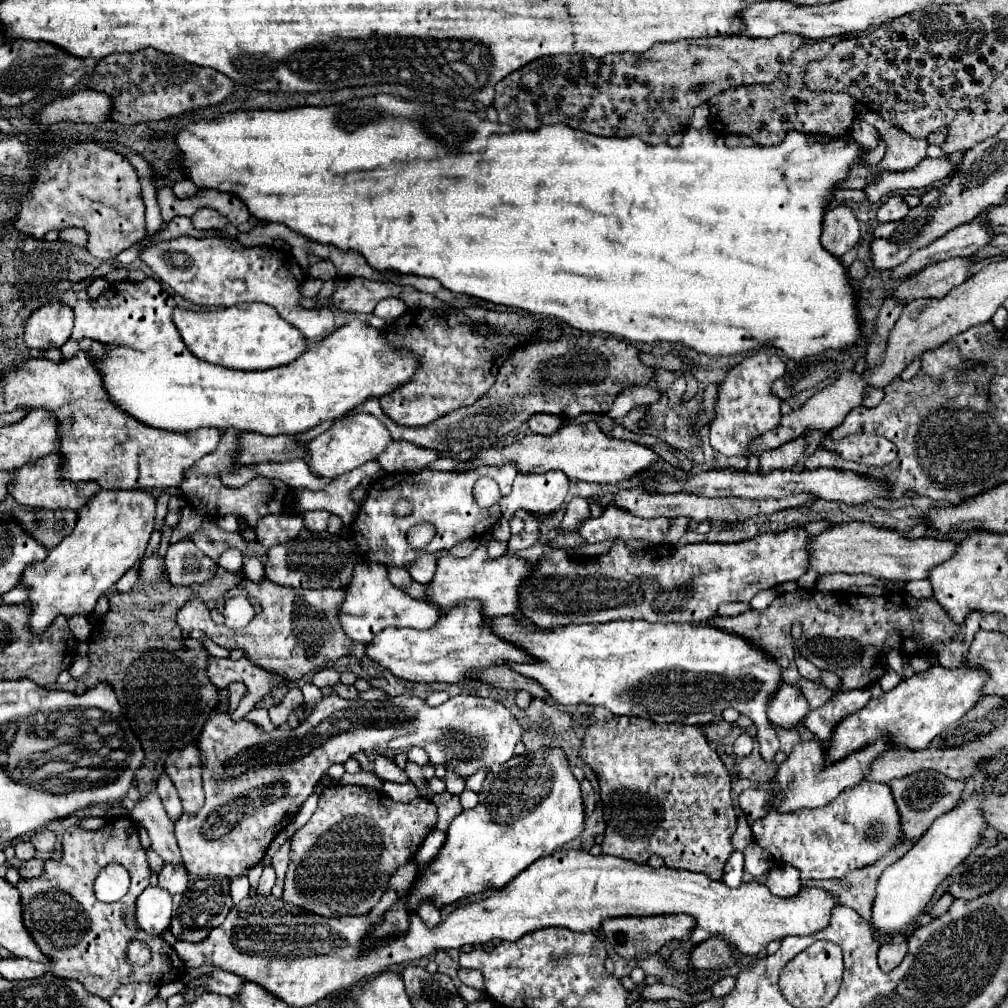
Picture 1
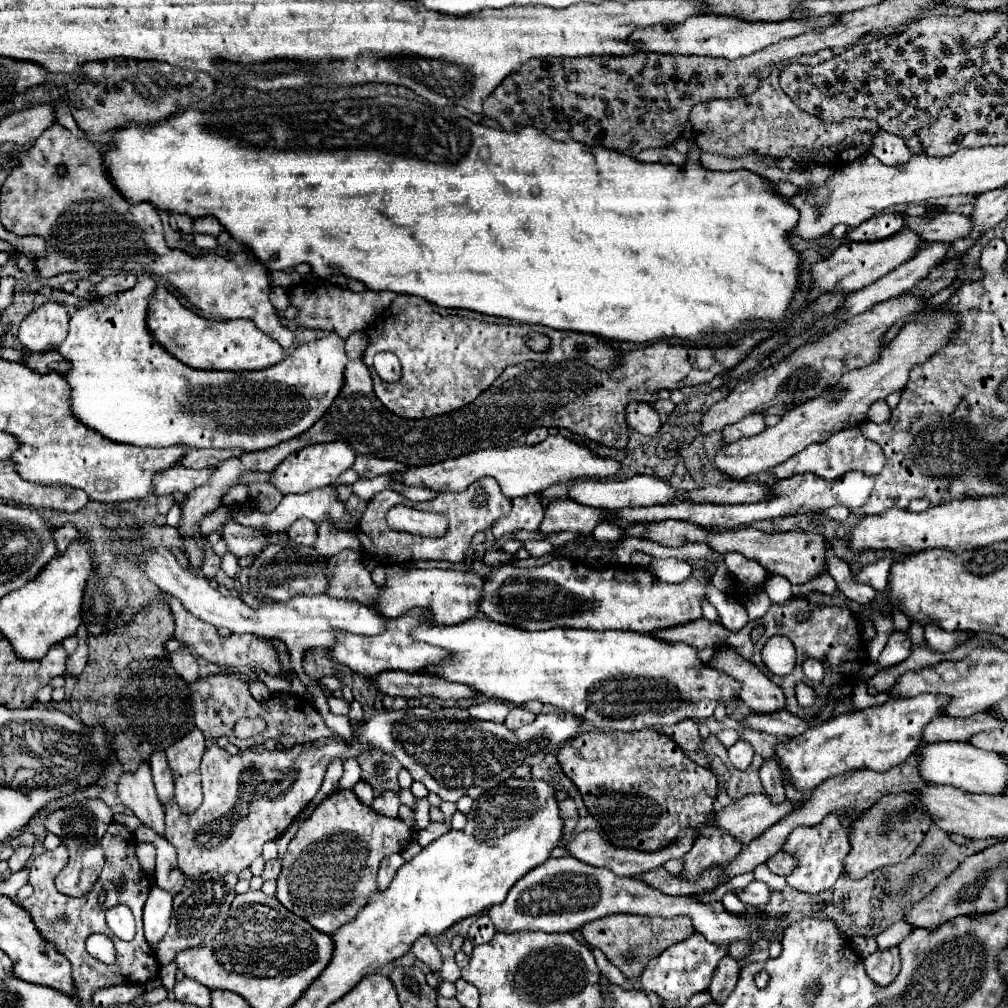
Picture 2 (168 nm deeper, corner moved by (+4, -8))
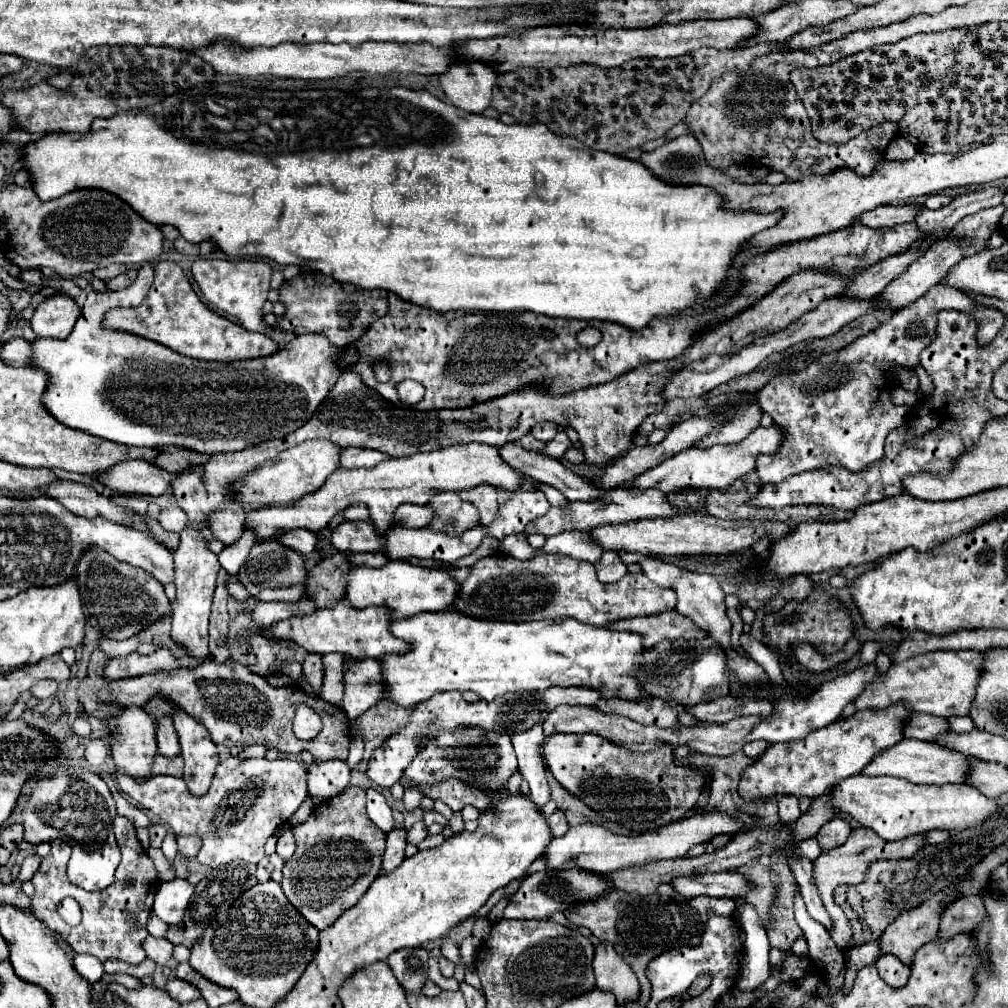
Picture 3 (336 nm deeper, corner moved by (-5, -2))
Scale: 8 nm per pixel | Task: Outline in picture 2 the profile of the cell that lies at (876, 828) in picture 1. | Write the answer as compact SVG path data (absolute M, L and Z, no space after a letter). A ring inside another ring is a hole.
M828 816L828 820L822 820L822 824L810 826L810 828L796 828L788 840L784 842L784 852L792 854L800 864L798 868L786 876L788 886L798 888L808 894L818 894L822 890L828 890L834 886L834 882L844 872L844 856L850 852L848 844L848 828L840 828L840 820L836 816Z

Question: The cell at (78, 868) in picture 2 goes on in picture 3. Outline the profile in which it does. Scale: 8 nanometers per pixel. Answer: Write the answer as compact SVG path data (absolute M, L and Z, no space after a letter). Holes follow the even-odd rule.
M63 762L45 764L29 782L31 798L23 808L25 840L32 845L61 838L71 846L71 860L67 864L69 882L83 890L103 890L115 880L121 852L113 836L113 818L117 816L115 800L105 780L85 768L69 768Z

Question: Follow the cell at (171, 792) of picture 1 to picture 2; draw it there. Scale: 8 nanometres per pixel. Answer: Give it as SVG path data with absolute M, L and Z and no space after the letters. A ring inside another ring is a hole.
M156 750L150 754L150 768L152 768L152 778L158 790L160 802L168 802L174 796L174 782L172 782L172 772L166 760L166 754Z

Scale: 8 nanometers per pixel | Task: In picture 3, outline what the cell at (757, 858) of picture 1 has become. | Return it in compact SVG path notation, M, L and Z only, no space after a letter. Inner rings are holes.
M799 888L795 892L795 920L799 924L799 928L805 934L807 946L809 946L809 958L825 972L827 980L833 986L843 986L843 978L845 978L845 954L835 946L835 942L831 940L829 932L823 930L823 926L819 922L815 922L807 910L805 910L805 902L799 894Z

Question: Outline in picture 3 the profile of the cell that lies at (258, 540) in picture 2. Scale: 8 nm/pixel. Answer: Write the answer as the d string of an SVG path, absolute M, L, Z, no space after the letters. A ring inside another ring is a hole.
M231 504L229 508L221 508L219 512L215 512L209 520L215 538L221 540L225 546L237 542L245 532L245 514L247 512L237 504Z

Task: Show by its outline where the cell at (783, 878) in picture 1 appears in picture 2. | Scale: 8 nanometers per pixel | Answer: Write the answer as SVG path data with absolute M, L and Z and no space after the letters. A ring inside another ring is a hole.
M752 880L746 888L738 890L736 896L740 896L740 900L742 900L746 906L756 908L756 906L760 906L760 904L766 904L766 900L768 900L768 896L770 896L770 888L768 888L764 882L760 882L760 880Z

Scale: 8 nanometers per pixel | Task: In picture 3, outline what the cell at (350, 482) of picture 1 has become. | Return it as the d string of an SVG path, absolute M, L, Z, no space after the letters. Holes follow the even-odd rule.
M245 532L239 542L235 542L233 546L225 546L225 550L219 554L219 562L227 570L227 574L231 574L231 576L239 574L245 558L249 556L249 550L253 548L255 542L257 542L257 534Z

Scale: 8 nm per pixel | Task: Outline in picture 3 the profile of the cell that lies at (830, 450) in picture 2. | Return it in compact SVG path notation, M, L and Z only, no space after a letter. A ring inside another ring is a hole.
M937 284L933 286L927 294L923 294L919 300L915 300L913 304L901 308L895 316L891 316L887 322L883 322L877 330L869 332L867 336L857 338L853 344L845 346L839 352L833 354L823 354L817 358L817 362L813 362L807 370L803 370L801 374L793 374L793 376L775 376L773 382L765 384L757 394L757 402L759 408L767 414L771 414L773 422L781 424L787 430L785 442L781 444L777 454L771 456L759 456L757 458L757 474L761 484L769 484L769 482L783 482L785 478L805 472L805 470L817 470L817 468L829 468L829 466L841 466L847 468L851 472L859 472L863 468L867 468L873 462L879 462L885 456L885 438L887 434L901 426L901 422L905 420L909 408L903 406L895 406L889 400L889 390L893 382L891 376L891 366L903 366L903 368L913 368L919 364L919 354L921 350L933 340L935 336L935 326L937 326L937 312L939 310L963 310L963 312L973 312L977 322L979 322L979 342L991 342L993 336L999 332L999 328L1003 326L1003 314L993 310L993 308L985 308L975 304L973 300L969 300L963 292L953 290L951 286L945 284Z

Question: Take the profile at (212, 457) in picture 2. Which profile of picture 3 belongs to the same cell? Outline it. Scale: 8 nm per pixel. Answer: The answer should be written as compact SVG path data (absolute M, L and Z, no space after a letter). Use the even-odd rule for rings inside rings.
M169 446L169 448L159 448L161 454L153 460L153 464L165 468L165 470L185 470L191 466L203 466L211 460L209 454L201 454L195 450L187 450L187 448L177 448L177 446Z

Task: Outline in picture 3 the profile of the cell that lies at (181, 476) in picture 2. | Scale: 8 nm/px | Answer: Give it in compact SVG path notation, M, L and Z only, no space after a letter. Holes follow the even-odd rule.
M125 460L107 474L101 474L97 480L111 490L117 490L121 494L151 494L159 496L165 494L177 478L179 472L161 470L159 466L153 466L145 460Z

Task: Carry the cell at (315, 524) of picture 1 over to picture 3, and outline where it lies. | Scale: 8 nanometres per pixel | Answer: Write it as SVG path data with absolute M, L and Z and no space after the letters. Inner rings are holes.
M297 528L297 530L285 532L285 534L281 536L281 542L287 544L287 546L291 546L291 548L295 548L295 550L301 552L303 556L307 556L307 554L315 548L315 544L317 544L317 534L313 534L313 532L309 532L309 530Z

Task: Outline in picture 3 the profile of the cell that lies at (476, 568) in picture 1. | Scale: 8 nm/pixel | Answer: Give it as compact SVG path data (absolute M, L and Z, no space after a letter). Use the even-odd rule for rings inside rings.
M389 560L381 568L355 566L347 578L347 598L355 608L369 606L385 606L391 608L395 620L409 618L421 612L445 612L451 610L457 602L459 582L449 576L445 570L431 570L423 566L415 566L407 560Z

